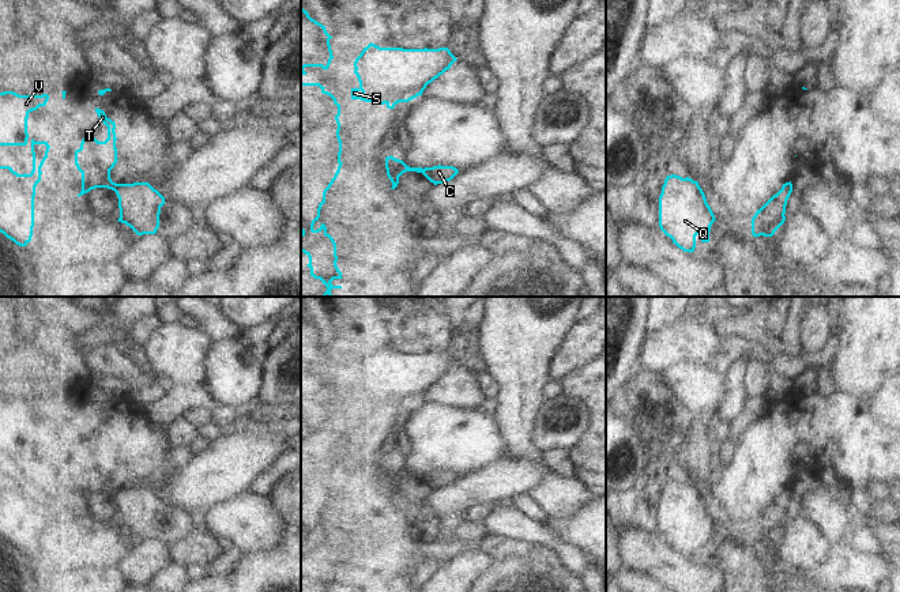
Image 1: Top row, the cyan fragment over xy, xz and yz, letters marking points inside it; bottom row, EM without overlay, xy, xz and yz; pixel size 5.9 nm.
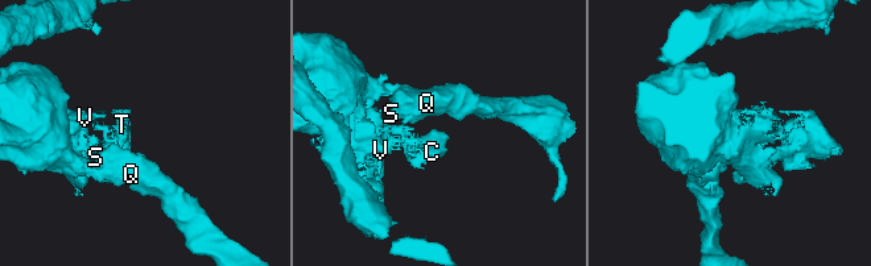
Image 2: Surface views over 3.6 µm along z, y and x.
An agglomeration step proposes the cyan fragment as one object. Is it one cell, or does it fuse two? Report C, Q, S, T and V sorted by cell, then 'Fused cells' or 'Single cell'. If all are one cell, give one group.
Groups: C / Q S T V. Fused cells

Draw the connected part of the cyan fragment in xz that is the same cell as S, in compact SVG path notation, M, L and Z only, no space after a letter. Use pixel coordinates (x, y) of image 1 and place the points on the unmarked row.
M370 347L354 366L359 392L351 393L351 404L385 408L388 414L393 414L399 407L408 407L422 400L426 391L449 374L456 365L448 352L380 352Z

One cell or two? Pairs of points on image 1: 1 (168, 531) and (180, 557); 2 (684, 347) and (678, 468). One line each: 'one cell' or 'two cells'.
1: two cells
2: two cells

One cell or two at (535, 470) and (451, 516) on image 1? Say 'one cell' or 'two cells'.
one cell

